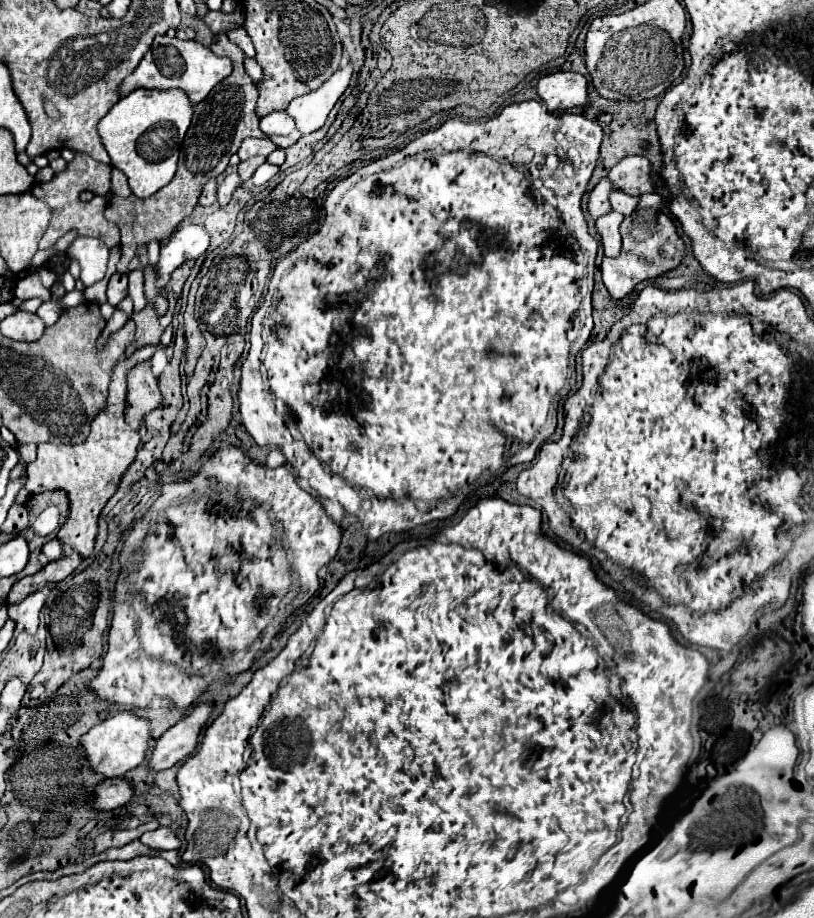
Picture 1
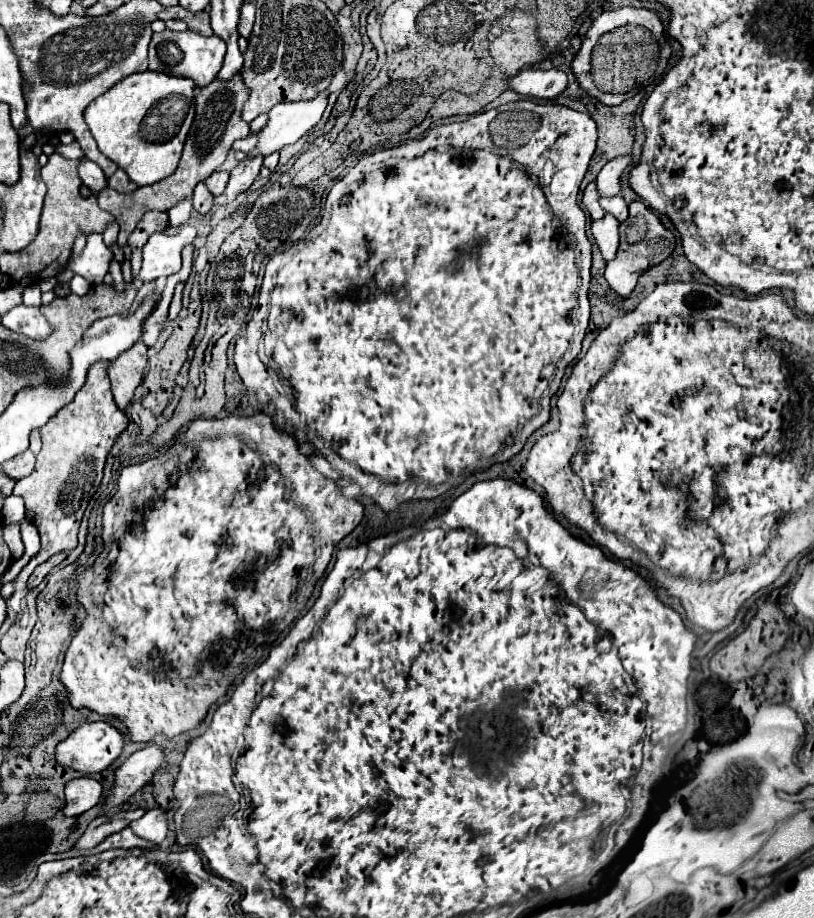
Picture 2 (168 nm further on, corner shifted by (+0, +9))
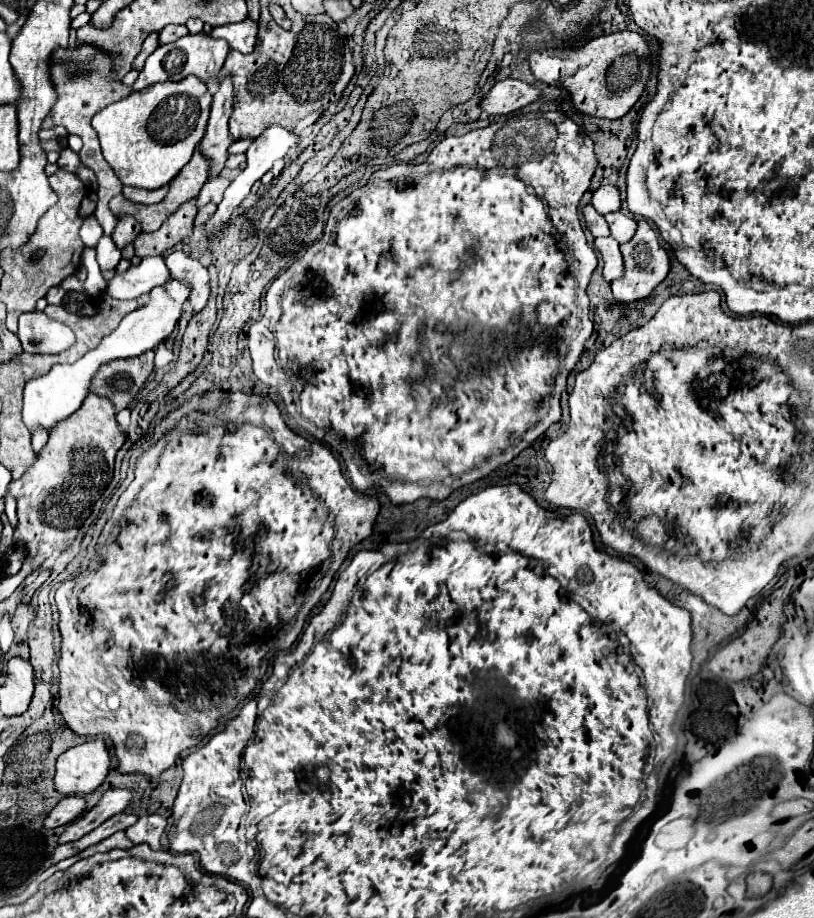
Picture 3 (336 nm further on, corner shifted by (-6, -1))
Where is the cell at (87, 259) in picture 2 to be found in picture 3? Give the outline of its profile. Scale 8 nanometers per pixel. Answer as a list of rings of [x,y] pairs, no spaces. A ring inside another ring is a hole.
[[[106,235],[100,237],[98,245],[96,245],[96,259],[98,259],[98,265],[102,271],[108,271],[108,269],[114,269],[120,261],[120,249],[114,245],[114,241]]]

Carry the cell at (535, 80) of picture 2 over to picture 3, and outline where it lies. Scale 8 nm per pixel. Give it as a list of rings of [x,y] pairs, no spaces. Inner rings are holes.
[[[510,77],[510,79],[498,81],[492,87],[492,91],[482,101],[482,109],[488,115],[508,115],[538,101],[540,97],[542,97],[542,91],[538,87]]]

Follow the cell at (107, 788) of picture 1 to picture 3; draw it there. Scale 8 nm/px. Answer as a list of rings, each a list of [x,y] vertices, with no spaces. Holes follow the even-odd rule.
[[[82,795],[66,797],[48,813],[48,817],[44,819],[44,825],[48,829],[66,827],[68,823],[74,823],[74,819],[84,815],[84,811],[88,811],[88,807],[86,807],[86,799]]]

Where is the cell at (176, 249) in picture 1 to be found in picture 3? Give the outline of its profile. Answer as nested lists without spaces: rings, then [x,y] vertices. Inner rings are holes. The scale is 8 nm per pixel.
[[[162,255],[144,257],[126,273],[114,275],[114,279],[108,281],[106,293],[116,299],[138,299],[140,295],[150,293],[154,287],[168,283],[168,279],[172,279],[172,275]]]

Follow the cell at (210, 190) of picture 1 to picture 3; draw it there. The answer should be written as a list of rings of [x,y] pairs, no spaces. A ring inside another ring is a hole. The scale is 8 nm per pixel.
[[[212,202],[198,208],[197,215],[194,219],[194,225],[196,227],[202,227],[204,223],[208,223],[208,220],[212,217],[216,210],[217,205]]]

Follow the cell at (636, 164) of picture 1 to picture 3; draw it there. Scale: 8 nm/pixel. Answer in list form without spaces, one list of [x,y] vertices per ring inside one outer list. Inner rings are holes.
[[[602,185],[592,195],[592,205],[600,215],[620,209],[620,191],[616,185]]]

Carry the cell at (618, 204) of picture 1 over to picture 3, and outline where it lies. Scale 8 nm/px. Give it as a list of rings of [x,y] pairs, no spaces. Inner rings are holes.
[[[616,211],[616,213],[608,213],[604,217],[606,217],[608,225],[610,225],[610,235],[618,243],[624,243],[624,241],[632,239],[632,235],[636,231],[636,221],[630,215],[626,215],[622,211]]]

